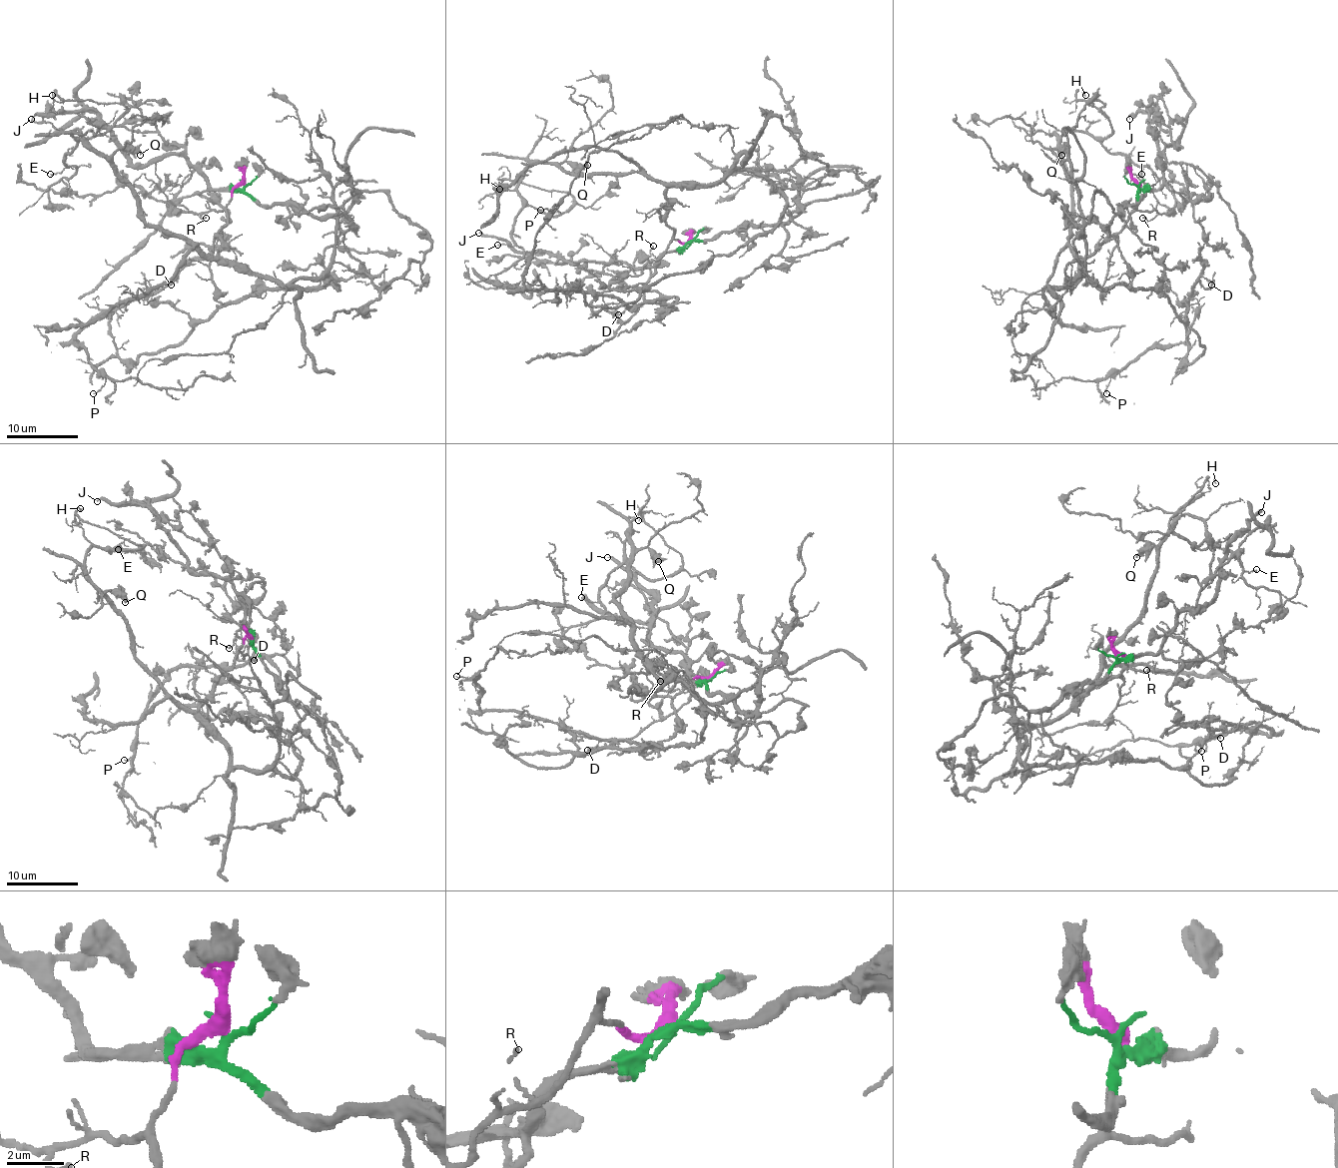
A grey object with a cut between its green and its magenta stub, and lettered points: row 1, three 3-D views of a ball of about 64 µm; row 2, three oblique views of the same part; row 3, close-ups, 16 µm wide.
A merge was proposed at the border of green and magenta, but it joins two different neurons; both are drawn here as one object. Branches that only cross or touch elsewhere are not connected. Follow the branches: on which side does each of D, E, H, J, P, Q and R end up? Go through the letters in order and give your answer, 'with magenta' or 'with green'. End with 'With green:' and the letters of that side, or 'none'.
D: with green
E: with magenta
H: with magenta
J: with green
P: with green
Q: with magenta
R: with magenta
With green: D, J, P

